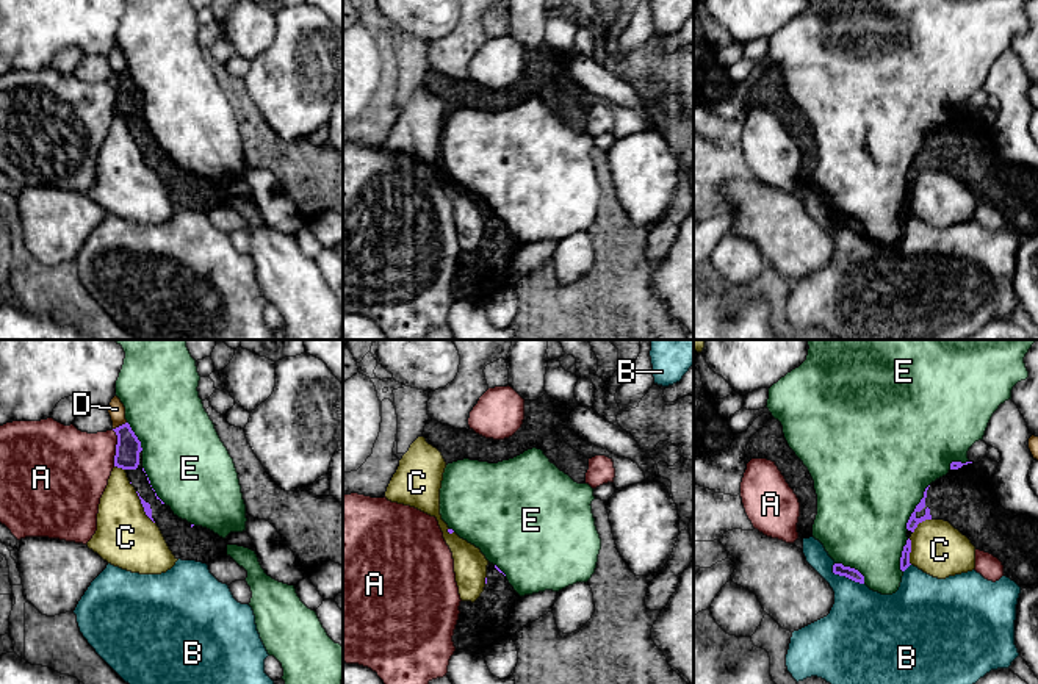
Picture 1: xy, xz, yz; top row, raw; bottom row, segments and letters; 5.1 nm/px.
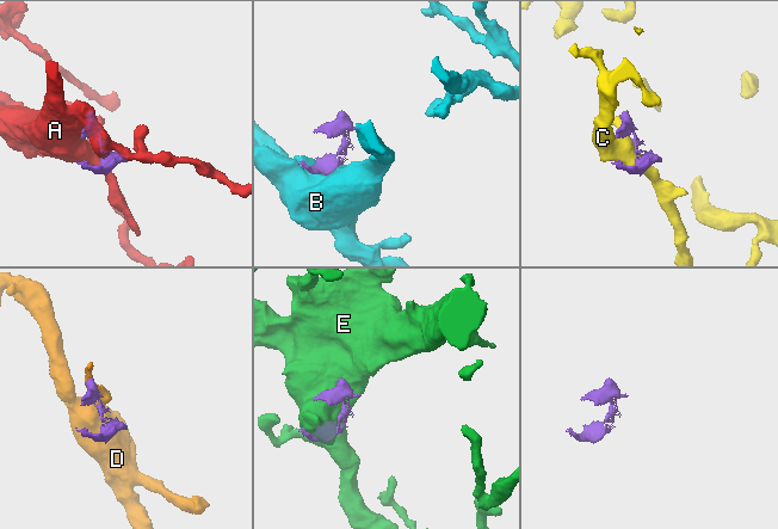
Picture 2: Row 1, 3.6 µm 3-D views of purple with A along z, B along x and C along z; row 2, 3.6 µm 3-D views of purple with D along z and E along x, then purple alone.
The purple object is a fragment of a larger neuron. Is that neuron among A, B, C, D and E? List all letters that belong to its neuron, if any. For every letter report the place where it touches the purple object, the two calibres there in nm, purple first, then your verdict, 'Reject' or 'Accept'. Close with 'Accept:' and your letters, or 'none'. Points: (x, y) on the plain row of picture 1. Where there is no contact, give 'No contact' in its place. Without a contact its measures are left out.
A: Touches purple at xy (116, 97). Thickness 130 nm (purple) against 380 nm. Reject
B: Touches purple at yz (846, 226). Thickness 60 nm (purple) against 340 nm. Reject
C: Touches purple at yz (910, 201). Thickness 50 nm (purple) against 280 nm. Reject
D: Touches purple at xy (119, 75). Thickness 130 nm (purple) against 90 nm. Reject
E: Touches purple at yz (916, 157). Thickness 60 nm (purple) against 480 nm. Reject
Accept: none

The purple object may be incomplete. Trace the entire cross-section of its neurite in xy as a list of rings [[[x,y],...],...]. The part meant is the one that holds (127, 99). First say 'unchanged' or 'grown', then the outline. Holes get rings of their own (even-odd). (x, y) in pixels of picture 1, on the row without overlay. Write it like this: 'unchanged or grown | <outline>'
grown | [[[125,72],[113,78],[117,85],[114,116],[127,122],[146,164],[160,177],[175,208],[210,213],[227,205],[227,193],[213,180],[178,167],[155,142],[142,117],[141,91]]]

